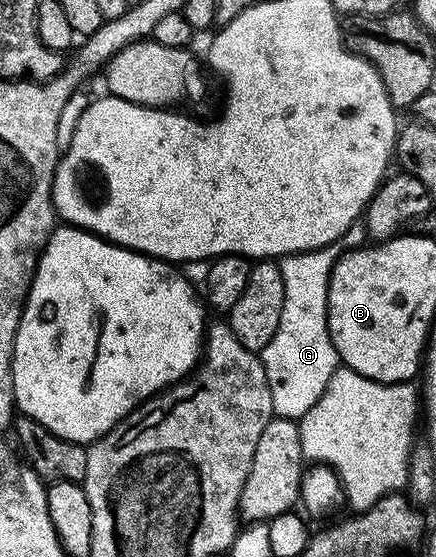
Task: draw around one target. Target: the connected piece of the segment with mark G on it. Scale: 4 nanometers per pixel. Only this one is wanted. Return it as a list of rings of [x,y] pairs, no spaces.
[[[337,245],[320,247],[318,251],[300,251],[298,255],[287,255],[280,260],[281,276],[285,300],[283,313],[279,321],[279,329],[275,337],[260,351],[261,364],[267,373],[267,385],[271,385],[271,405],[273,414],[278,419],[299,421],[323,397],[327,389],[327,381],[337,372],[339,360],[333,338],[329,335],[329,274],[341,258],[343,251]]]

